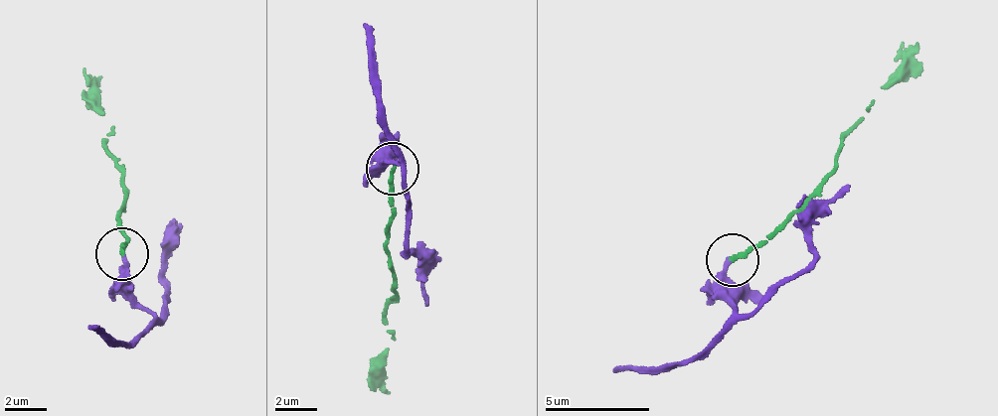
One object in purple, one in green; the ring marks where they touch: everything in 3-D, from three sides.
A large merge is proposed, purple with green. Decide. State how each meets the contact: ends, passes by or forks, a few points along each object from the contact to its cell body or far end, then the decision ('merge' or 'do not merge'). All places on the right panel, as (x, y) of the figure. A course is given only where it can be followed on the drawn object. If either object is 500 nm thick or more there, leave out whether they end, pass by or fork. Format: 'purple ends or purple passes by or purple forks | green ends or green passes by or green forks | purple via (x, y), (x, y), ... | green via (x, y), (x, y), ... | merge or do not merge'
purple ends | green ends | purple via (733, 261), (727, 295), (739, 313), (748, 312), (808, 266), (812, 218), (848, 182) | green via (733, 261), (764, 239), (832, 170), (840, 137), (874, 101), (905, 43) | merge

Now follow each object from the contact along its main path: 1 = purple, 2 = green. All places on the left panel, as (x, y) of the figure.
1: (123, 255), (127, 289), (161, 320), (172, 303), (163, 289), (176, 217)
2: (123, 255), (128, 242), (121, 189), (113, 155), (112, 127), (83, 69)

